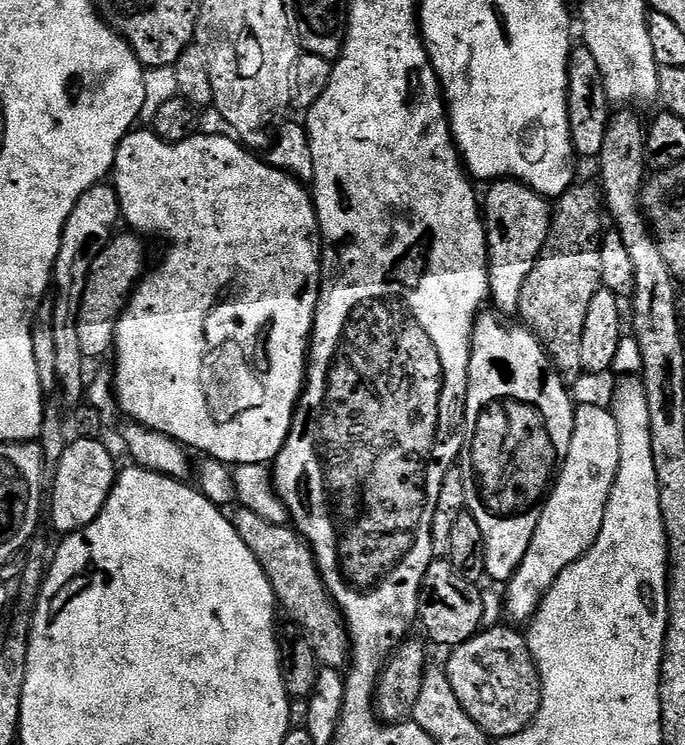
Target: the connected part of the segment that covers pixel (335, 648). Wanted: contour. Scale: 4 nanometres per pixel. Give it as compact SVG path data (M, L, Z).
M246 512L244 518L246 520L238 520L236 524L240 535L273 573L279 601L300 614L298 620L309 631L306 642L315 654L317 663L325 668L343 669L350 656L352 642L345 617L333 600L331 602L323 584L324 576L315 551L312 552L307 544L288 528L289 525L266 523L252 512Z

